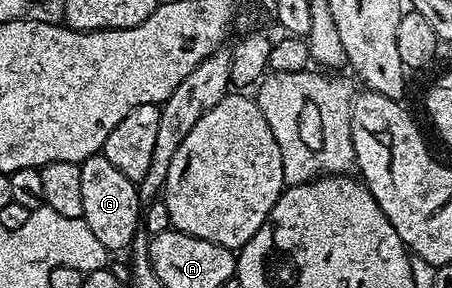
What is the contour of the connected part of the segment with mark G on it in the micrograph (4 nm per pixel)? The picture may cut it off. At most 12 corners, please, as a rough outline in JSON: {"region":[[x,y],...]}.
{"region":[[101,154],[81,163],[82,219],[99,245],[129,249],[138,184]]}

